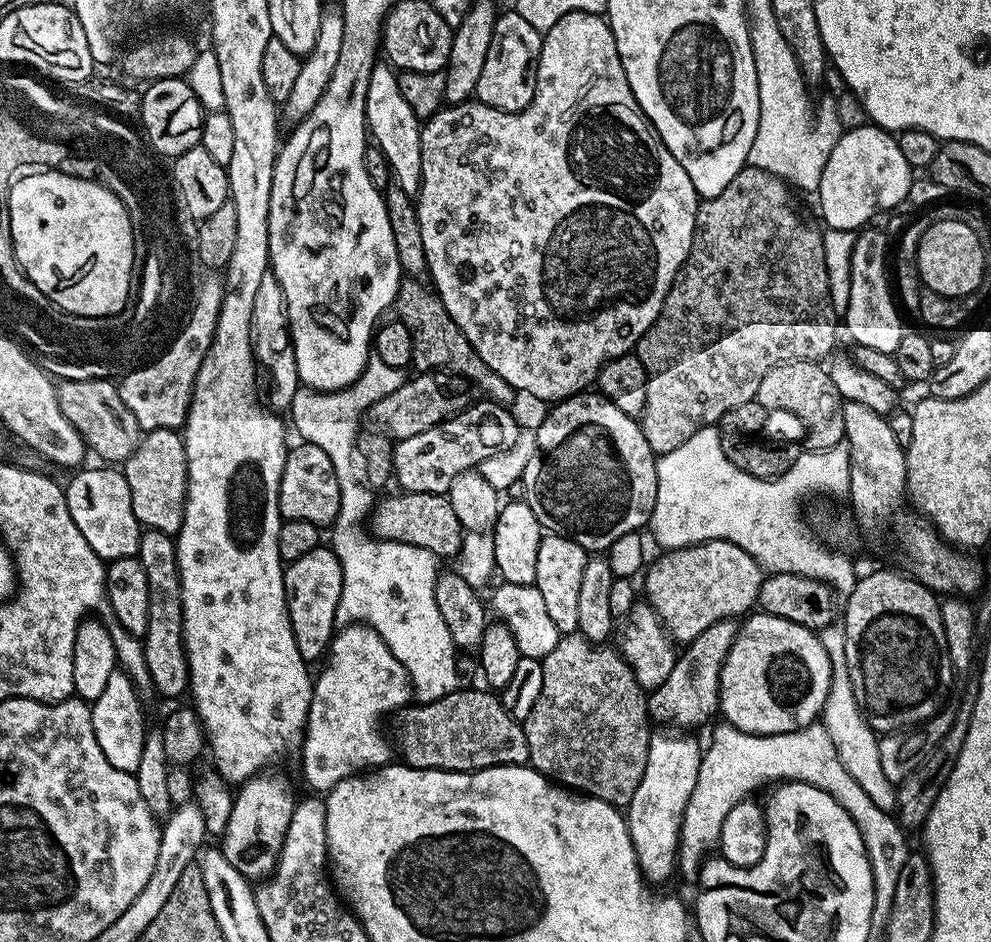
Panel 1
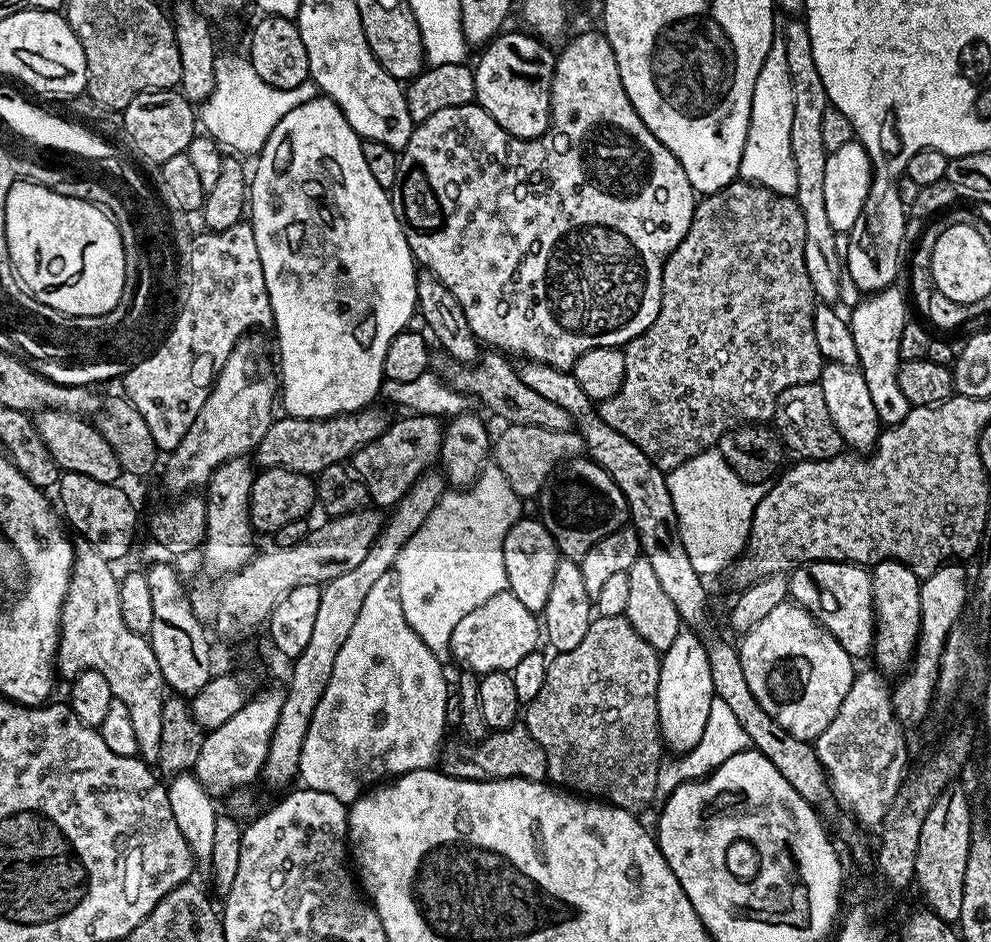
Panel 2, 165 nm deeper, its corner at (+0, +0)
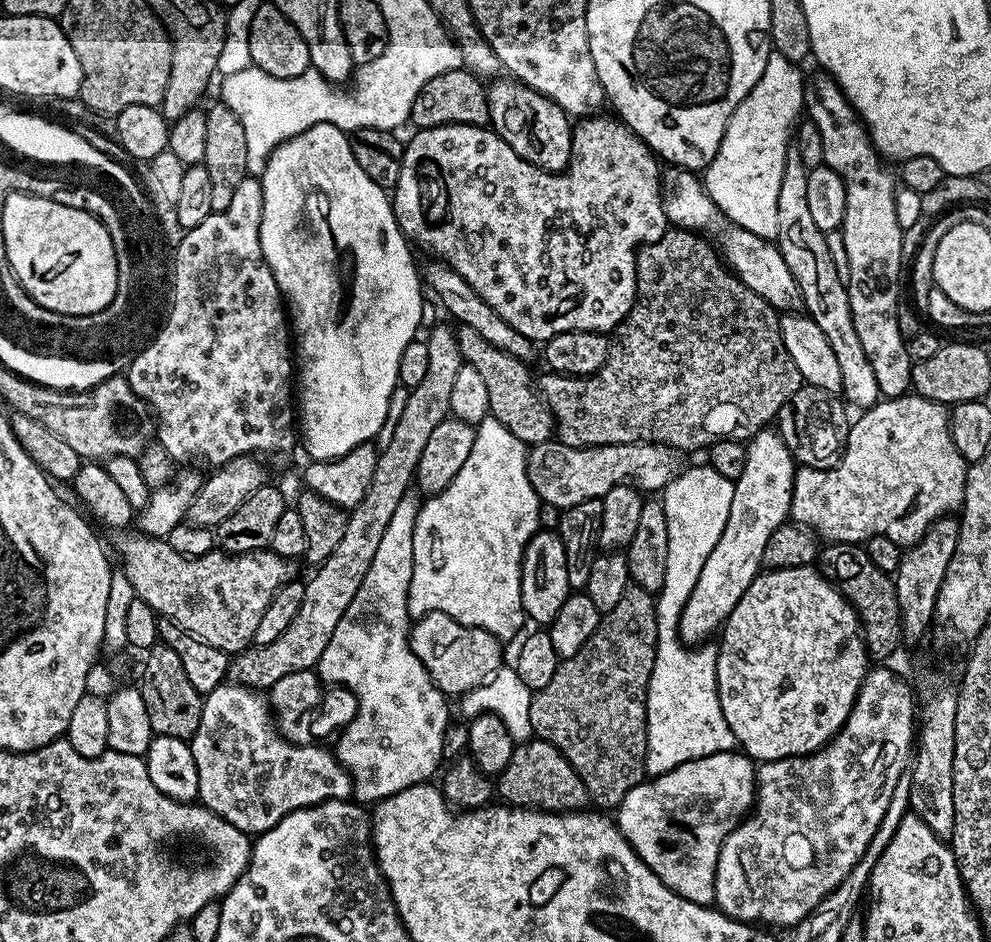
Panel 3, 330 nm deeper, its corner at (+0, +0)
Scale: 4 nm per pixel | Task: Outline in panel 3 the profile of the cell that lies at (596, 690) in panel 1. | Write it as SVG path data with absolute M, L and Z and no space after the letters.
M629 582L622 594L622 602L614 610L603 613L600 625L586 638L582 650L574 658L566 658L557 663L554 678L546 686L535 689L530 702L530 726L539 739L553 744L574 766L578 778L586 786L589 797L596 800L601 809L619 808L622 798L634 790L634 786L644 783L644 759L648 749L646 734L646 694L650 674L654 670L656 657L656 596L642 590L642 586Z

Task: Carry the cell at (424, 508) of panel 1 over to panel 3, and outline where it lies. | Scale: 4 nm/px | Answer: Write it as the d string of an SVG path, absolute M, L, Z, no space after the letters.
M128 530L117 536L120 537L116 540L116 552L124 563L124 577L130 586L134 586L137 600L146 602L146 606L155 610L157 617L173 620L182 630L229 654L241 652L252 644L254 630L258 630L258 621L262 614L266 614L266 606L270 606L278 589L294 579L293 561L284 560L271 550L242 552L239 555L213 550L201 556L186 557L178 554L167 539L145 536L139 530Z

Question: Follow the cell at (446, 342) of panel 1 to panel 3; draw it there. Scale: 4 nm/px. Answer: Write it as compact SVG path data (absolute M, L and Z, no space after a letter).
M669 230L661 240L645 244L636 254L636 305L630 310L628 317L614 330L608 346L606 362L597 372L590 376L559 376L551 370L538 380L538 391L545 404L552 411L554 436L559 443L575 448L593 448L607 444L650 444L663 443L678 448L685 454L691 454L695 448L707 449L721 438L728 438L737 428L755 434L777 419L782 406L795 392L802 387L798 374L798 366L794 366L794 358L786 350L780 333L781 313L766 302L754 290L750 290L739 280L731 268L727 267L717 249L703 235L683 230Z

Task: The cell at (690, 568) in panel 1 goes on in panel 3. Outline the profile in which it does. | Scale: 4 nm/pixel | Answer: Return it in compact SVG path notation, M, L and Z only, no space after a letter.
M905 394L903 396L893 396L891 398L881 398L872 405L871 408L863 409L859 413L860 420L853 419L848 430L848 443L844 446L844 454L838 463L832 468L805 468L797 467L796 477L792 483L792 510L791 519L795 523L806 526L811 532L816 533L821 541L828 544L859 544L863 545L870 538L875 536L885 536L890 538L890 542L901 546L911 546L917 544L936 520L955 513L963 505L966 494L966 474L968 464L962 458L958 446L954 446L952 437L952 426L950 423L950 412L943 404L936 404L932 400L927 400L915 394Z

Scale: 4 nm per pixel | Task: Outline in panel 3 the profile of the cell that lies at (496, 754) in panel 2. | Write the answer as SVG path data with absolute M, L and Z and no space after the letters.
M539 738L529 739L515 745L510 762L495 777L494 792L505 805L514 808L531 808L542 812L563 814L587 809L590 797L582 778L566 762L566 758L550 742Z

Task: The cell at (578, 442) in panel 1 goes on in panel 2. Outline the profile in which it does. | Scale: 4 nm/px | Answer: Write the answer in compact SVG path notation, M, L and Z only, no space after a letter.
M573 458L561 464L549 476L538 499L539 520L556 539L556 551L569 560L580 561L594 542L602 542L606 534L614 534L614 530L629 523L628 503L622 490L591 458Z

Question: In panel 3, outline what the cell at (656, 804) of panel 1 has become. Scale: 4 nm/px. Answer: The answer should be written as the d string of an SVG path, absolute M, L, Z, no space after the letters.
M761 430L749 440L746 470L734 482L734 502L730 502L726 530L722 530L722 538L710 550L706 562L702 562L702 574L698 574L698 582L682 610L680 639L689 646L699 645L711 637L708 635L712 631L723 629L730 610L738 606L738 598L750 590L750 582L762 571L762 554L770 534L789 519L792 510L792 483L798 465L791 450L776 430Z

